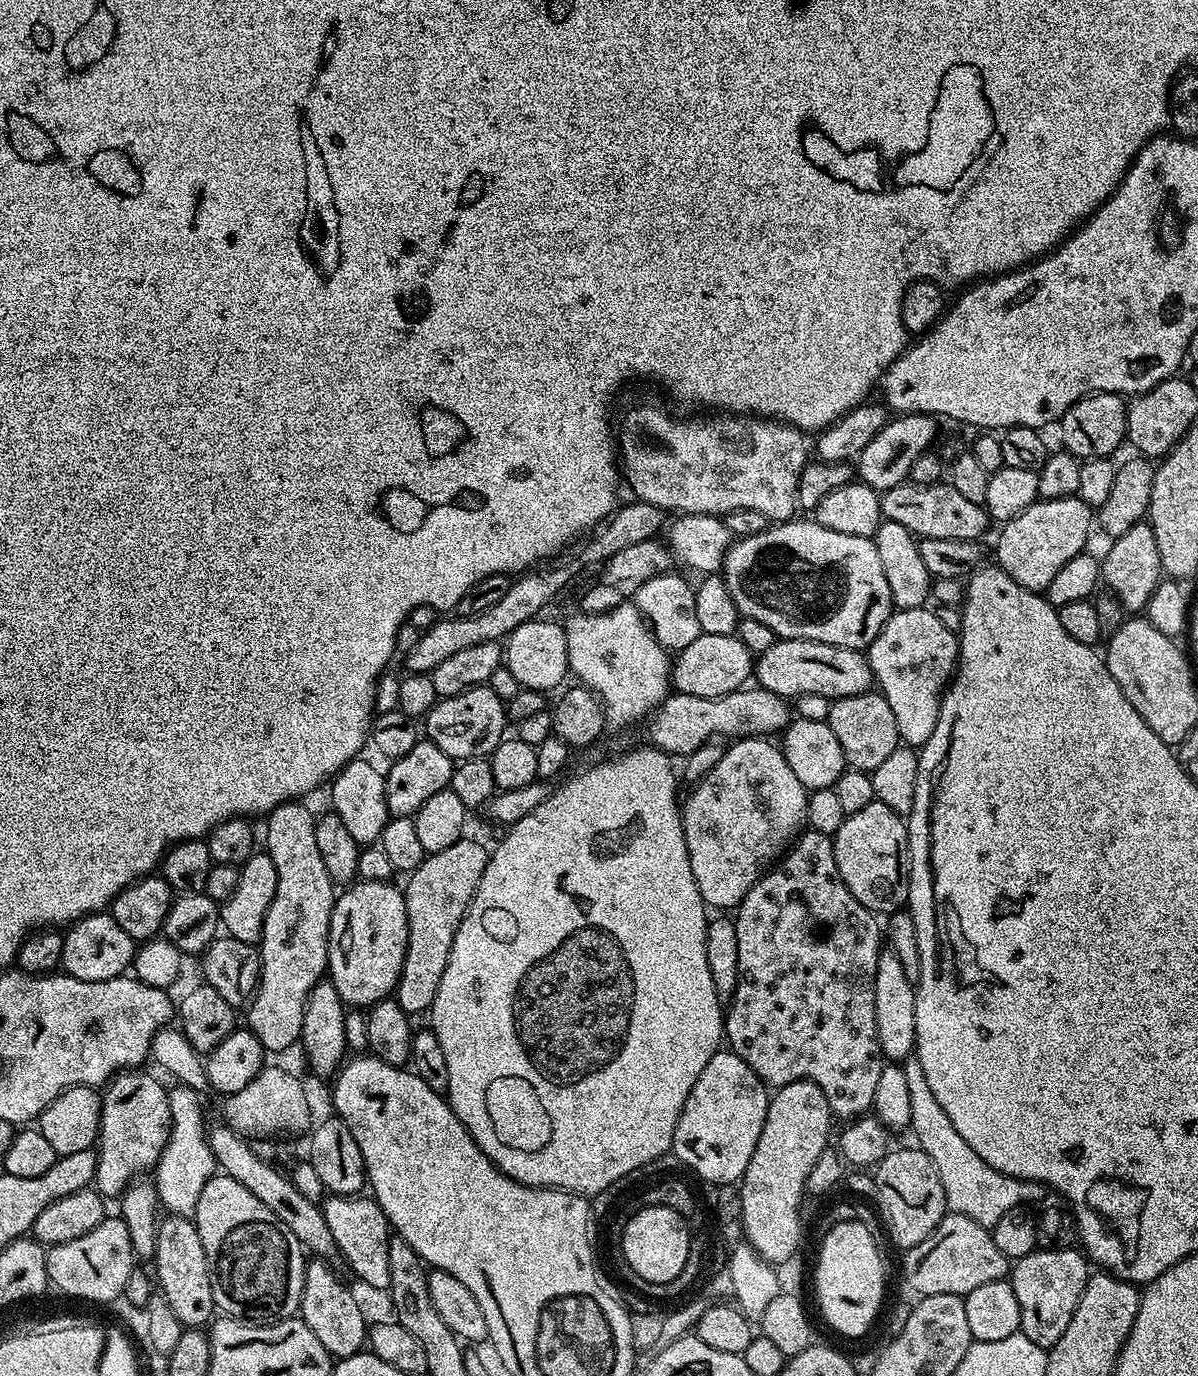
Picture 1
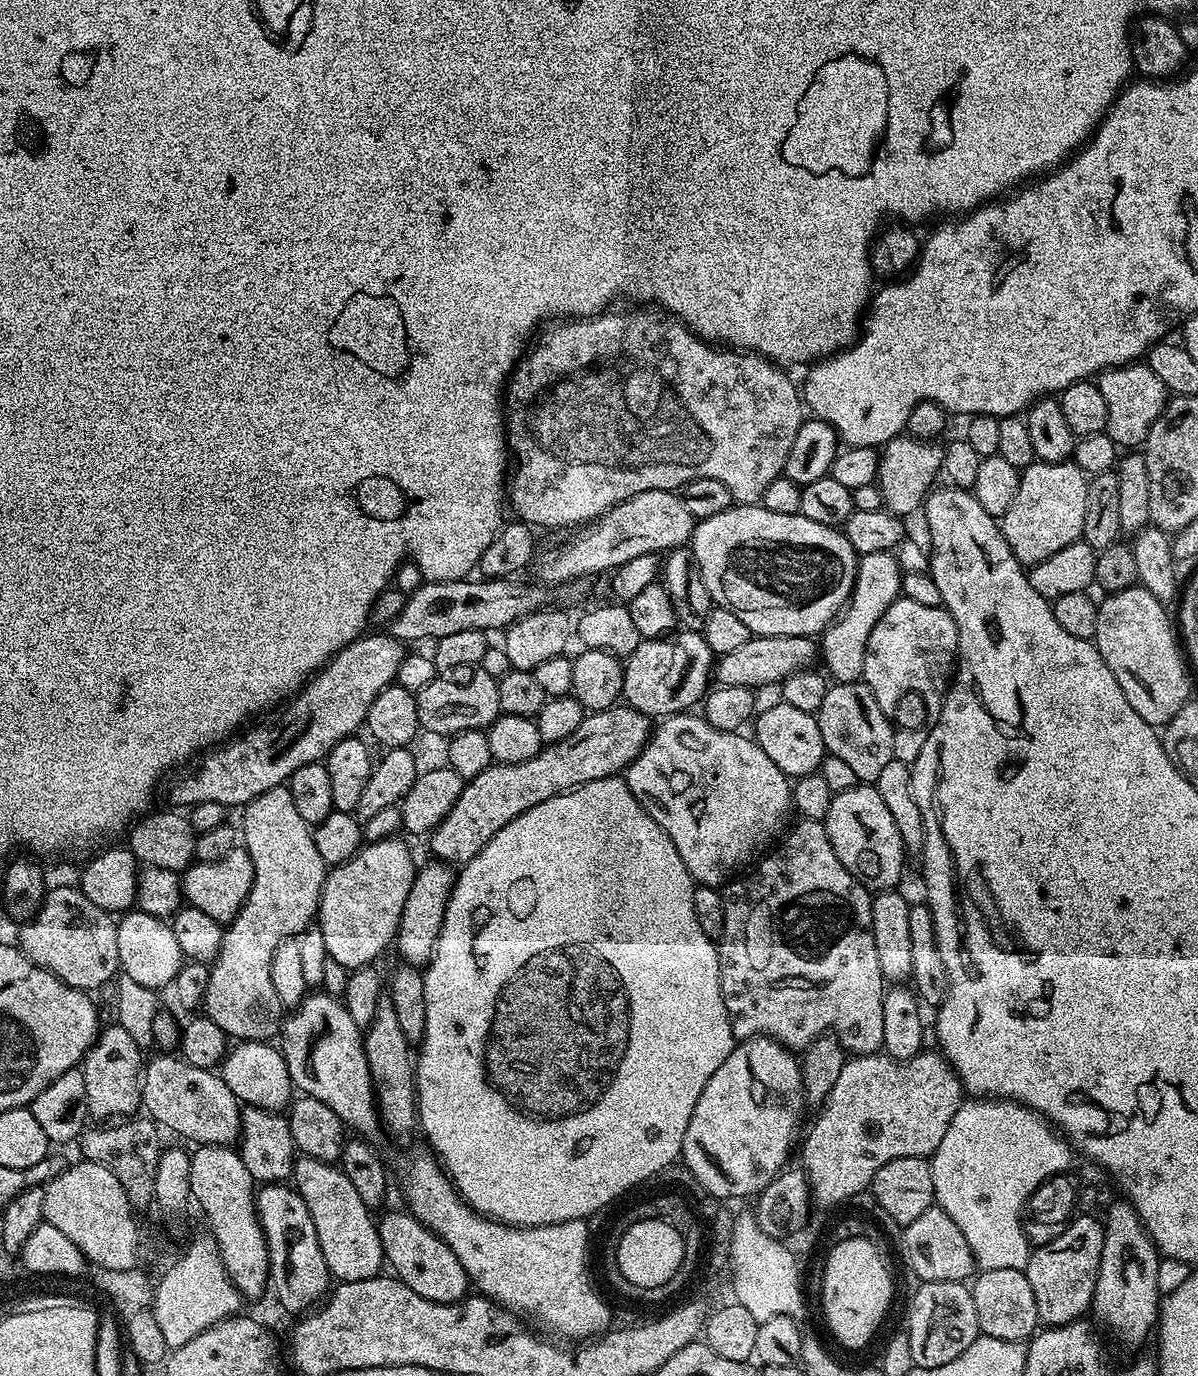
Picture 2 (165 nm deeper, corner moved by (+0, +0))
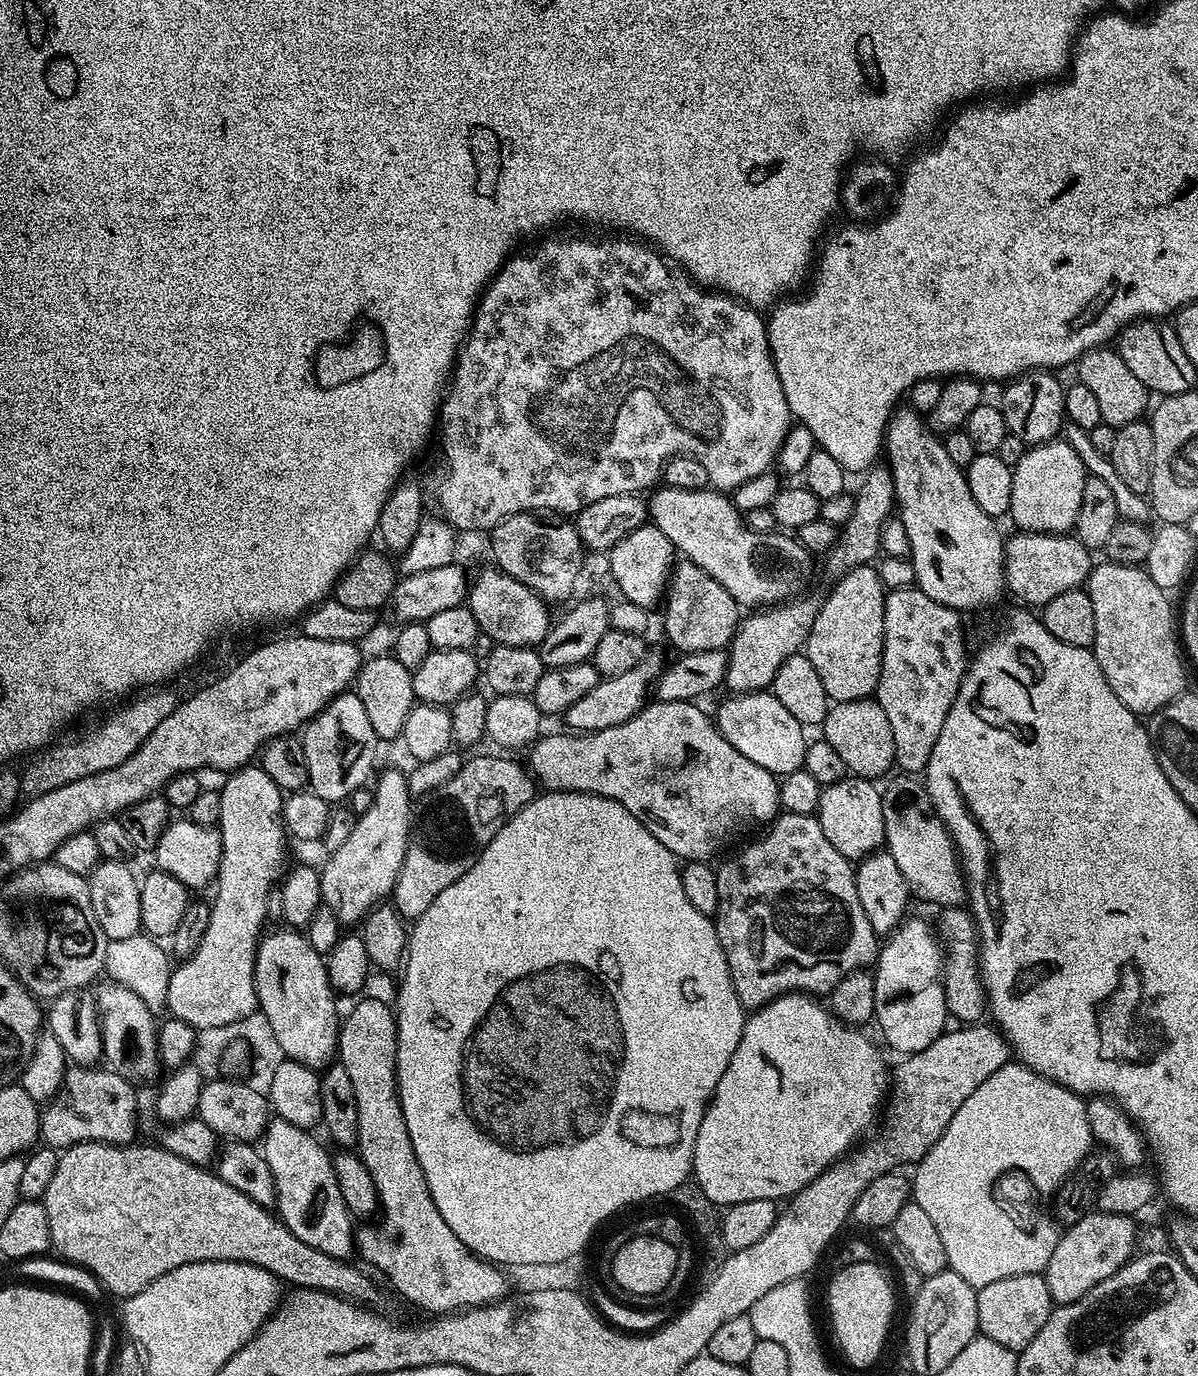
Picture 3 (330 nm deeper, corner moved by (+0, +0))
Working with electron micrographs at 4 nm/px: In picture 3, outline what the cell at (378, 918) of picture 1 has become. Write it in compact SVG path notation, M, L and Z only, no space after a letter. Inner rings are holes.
M388 768L378 776L375 777L376 793L368 809L361 814L360 821L352 824L346 842L331 853L328 865L320 872L323 907L329 908L344 926L359 925L373 908L393 895L414 827L414 797L408 791L407 775Z

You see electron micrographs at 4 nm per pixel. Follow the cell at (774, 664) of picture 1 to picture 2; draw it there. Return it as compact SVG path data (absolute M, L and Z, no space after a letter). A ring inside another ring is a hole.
M752 636L738 650L719 657L714 664L714 680L719 687L746 687L755 690L767 684L780 684L787 676L795 676L813 667L818 660L818 644L810 636Z

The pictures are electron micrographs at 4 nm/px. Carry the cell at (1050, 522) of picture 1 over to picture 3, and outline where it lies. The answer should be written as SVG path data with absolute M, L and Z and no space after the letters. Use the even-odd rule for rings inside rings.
M1063 439L1029 447L1016 467L1012 468L1012 489L1008 516L1020 532L1068 534L1076 527L1078 506L1086 471L1078 454Z

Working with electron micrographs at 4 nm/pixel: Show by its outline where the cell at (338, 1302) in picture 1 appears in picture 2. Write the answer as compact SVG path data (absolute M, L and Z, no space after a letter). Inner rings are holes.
M284 1182L265 1184L256 1193L256 1214L268 1247L270 1284L273 1289L276 1287L281 1306L288 1312L300 1314L319 1305L329 1295L330 1273L326 1258L322 1258L322 1246L318 1246L314 1218L310 1218L310 1210L306 1210L300 1193Z

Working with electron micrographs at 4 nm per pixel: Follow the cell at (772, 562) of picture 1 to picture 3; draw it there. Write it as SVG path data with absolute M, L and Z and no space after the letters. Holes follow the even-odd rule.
M664 486L661 487L661 492L653 491L652 504L650 500L650 520L653 525L659 527L664 534L673 543L675 551L679 553L681 557L687 558L692 563L697 564L702 570L706 570L706 574L710 574L710 578L714 578L714 582L721 584L727 592L733 596L737 604L743 606L748 610L760 610L765 606L775 606L785 603L789 600L795 600L801 595L800 592L808 583L812 580L812 560L814 560L813 553L805 550L800 541L796 539L795 535L782 534L786 536L779 536L779 531L773 530L767 534L761 535L759 532L755 532L752 528L749 528L745 517L736 509L736 505L732 503L731 499L723 491L720 490L705 490L702 492L691 492L690 490L674 490L673 488Z

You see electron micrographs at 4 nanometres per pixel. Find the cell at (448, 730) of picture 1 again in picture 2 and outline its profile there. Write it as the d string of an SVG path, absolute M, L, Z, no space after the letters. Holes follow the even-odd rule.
M479 670L472 674L465 684L437 678L430 686L422 686L422 690L415 692L421 729L434 730L434 734L451 738L466 730L487 730L502 715L498 706L497 677Z

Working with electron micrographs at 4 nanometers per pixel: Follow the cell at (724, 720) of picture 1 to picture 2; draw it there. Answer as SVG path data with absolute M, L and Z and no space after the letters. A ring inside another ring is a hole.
M613 706L585 715L582 726L562 738L562 742L545 744L534 758L517 764L493 763L482 774L467 781L458 794L458 802L430 833L432 852L437 861L463 866L476 855L518 814L546 802L586 782L598 782L607 776L620 776L648 745L654 724L649 716L627 706Z

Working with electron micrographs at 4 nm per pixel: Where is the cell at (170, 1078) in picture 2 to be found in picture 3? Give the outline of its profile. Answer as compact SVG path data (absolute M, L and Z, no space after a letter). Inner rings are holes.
M107 981L96 990L97 1015L103 1036L103 1059L107 1067L125 1080L138 1082L142 1072L161 1069L160 1056L156 1053L157 1017L134 992L121 984Z

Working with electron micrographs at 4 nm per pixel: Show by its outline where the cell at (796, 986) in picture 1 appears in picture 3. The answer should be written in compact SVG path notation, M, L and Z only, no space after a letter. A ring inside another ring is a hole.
M784 812L771 821L768 830L761 840L716 868L716 933L726 954L734 990L748 1010L762 1008L777 996L787 996L790 992L831 993L846 974L871 965L878 956L878 937L870 922L866 922L862 902L858 902L853 865L830 846L819 819L815 815Z

